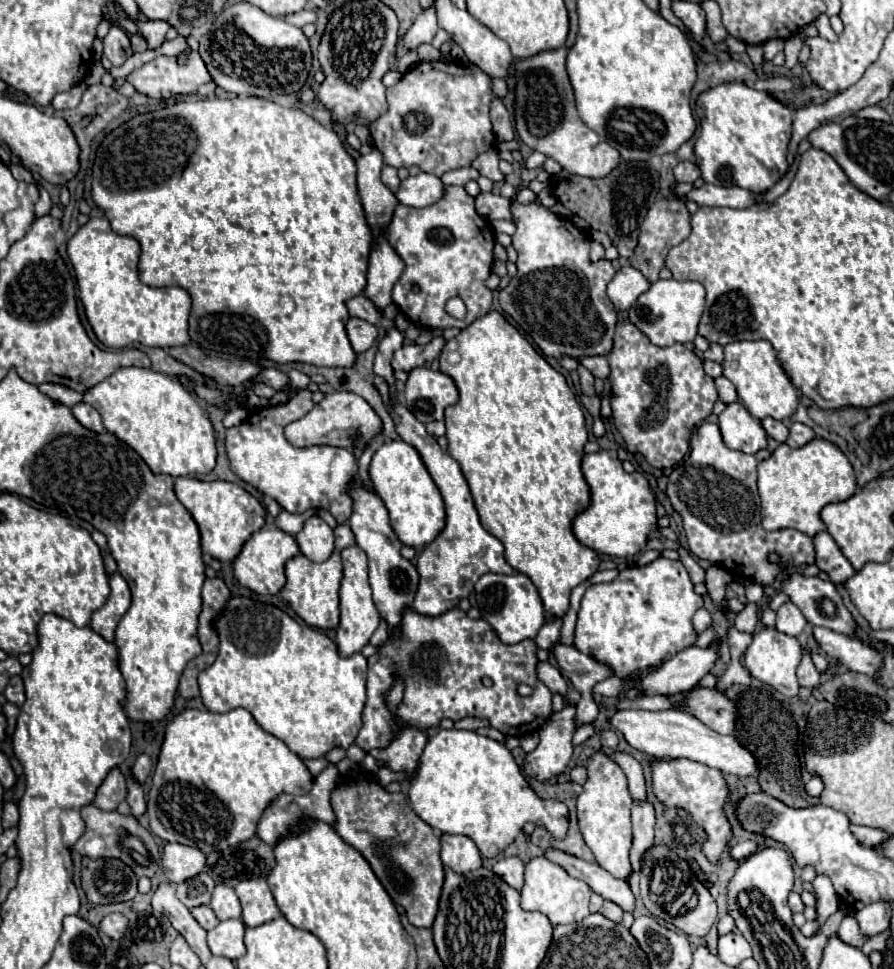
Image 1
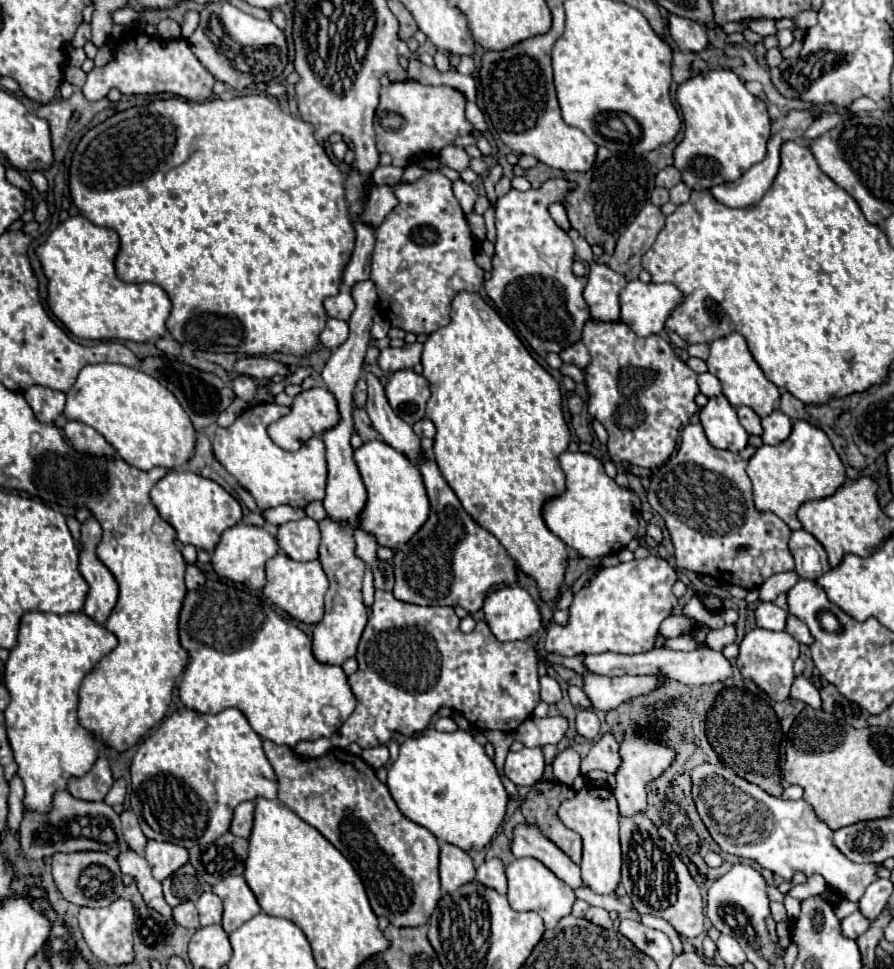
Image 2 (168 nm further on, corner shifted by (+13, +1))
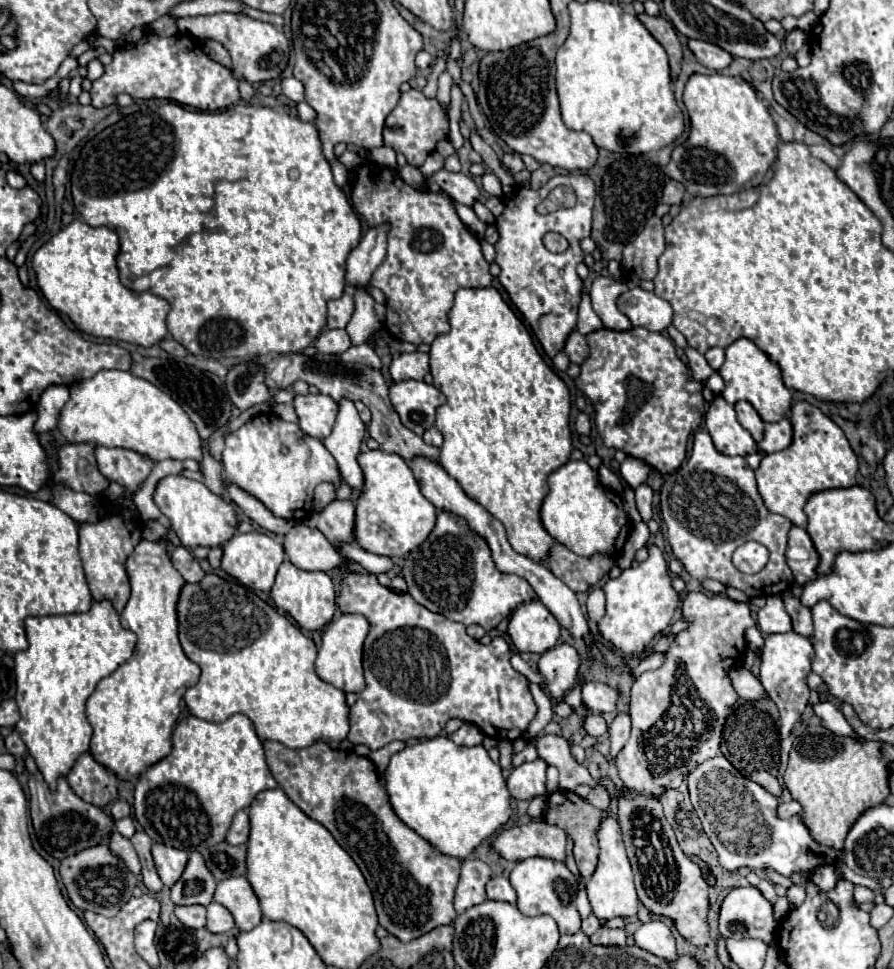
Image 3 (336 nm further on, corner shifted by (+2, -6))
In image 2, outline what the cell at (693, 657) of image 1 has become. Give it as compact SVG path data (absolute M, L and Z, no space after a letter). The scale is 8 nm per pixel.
M550 655L550 661L554 663L562 663L564 667L574 669L584 685L582 691L584 695L590 699L594 709L600 711L610 711L616 709L622 701L628 701L630 697L636 695L646 695L652 689L656 689L664 677L602 677L602 675L594 675L590 671L586 671L582 657L560 657L560 655Z

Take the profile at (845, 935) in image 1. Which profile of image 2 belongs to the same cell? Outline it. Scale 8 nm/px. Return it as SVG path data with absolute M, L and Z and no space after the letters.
M854 911L852 915L848 915L846 919L842 919L842 933L850 939L860 937L868 927L870 927L870 919L866 919L860 911Z

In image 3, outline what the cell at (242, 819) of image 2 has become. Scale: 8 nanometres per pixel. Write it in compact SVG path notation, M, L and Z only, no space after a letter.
M239 810L233 818L233 824L229 828L227 834L227 842L229 844L245 844L249 840L249 832L251 832L251 824L249 824L249 814L245 810Z

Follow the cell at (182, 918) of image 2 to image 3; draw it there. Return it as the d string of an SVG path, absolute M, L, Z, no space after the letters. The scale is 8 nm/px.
M177 906L175 916L189 928L197 930L205 926L205 908L203 906Z

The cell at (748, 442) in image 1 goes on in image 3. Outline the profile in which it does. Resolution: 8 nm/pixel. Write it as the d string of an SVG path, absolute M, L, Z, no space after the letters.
M717 396L711 402L709 412L705 414L705 426L721 454L747 456L757 450L753 436L739 424L735 408L727 404L723 396Z

